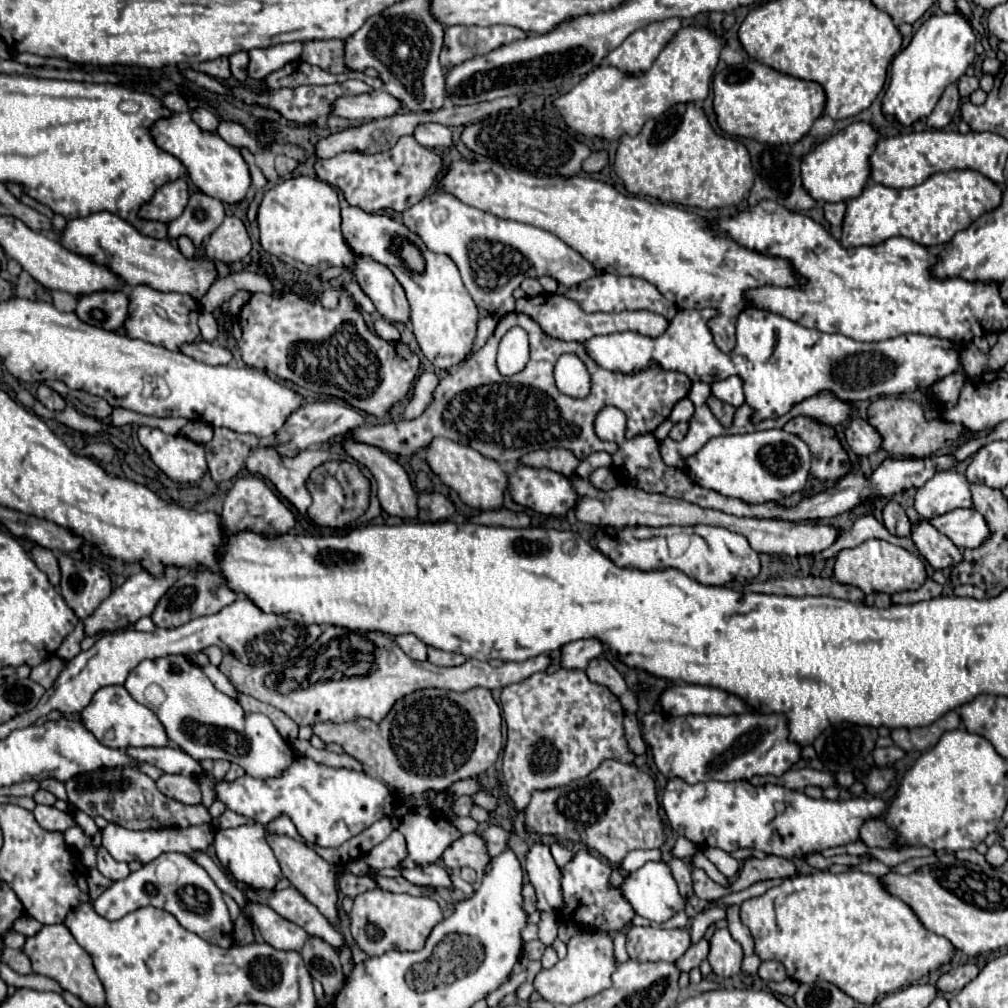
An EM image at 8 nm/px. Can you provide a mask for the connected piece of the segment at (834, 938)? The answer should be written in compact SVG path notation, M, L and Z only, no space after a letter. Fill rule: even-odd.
M817 871L785 879L761 897L743 901L741 921L749 927L755 939L755 953L761 961L781 961L789 977L797 983L815 983L823 977L863 1005L873 1005L879 997L913 985L913 981L919 981L949 963L955 953L955 947L945 937L939 937L921 925L907 903L889 895L879 877L861 871L845 871L837 875Z

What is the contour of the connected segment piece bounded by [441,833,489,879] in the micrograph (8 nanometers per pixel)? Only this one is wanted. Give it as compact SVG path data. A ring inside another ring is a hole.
M477 833L461 835L455 839L441 855L441 861L447 869L459 869L459 867L473 867L477 871L477 879L481 879L483 869L489 861L483 839Z

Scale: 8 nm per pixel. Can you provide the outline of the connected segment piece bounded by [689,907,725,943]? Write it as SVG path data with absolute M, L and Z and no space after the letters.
M707 907L703 909L701 913L697 913L693 919L691 919L691 927L689 927L689 933L691 933L691 943L697 943L699 939L703 939L707 927L719 919L725 919L725 911L721 907Z

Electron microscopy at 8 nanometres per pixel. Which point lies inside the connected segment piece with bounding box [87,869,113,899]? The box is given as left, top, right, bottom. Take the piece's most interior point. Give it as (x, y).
(97, 883)

